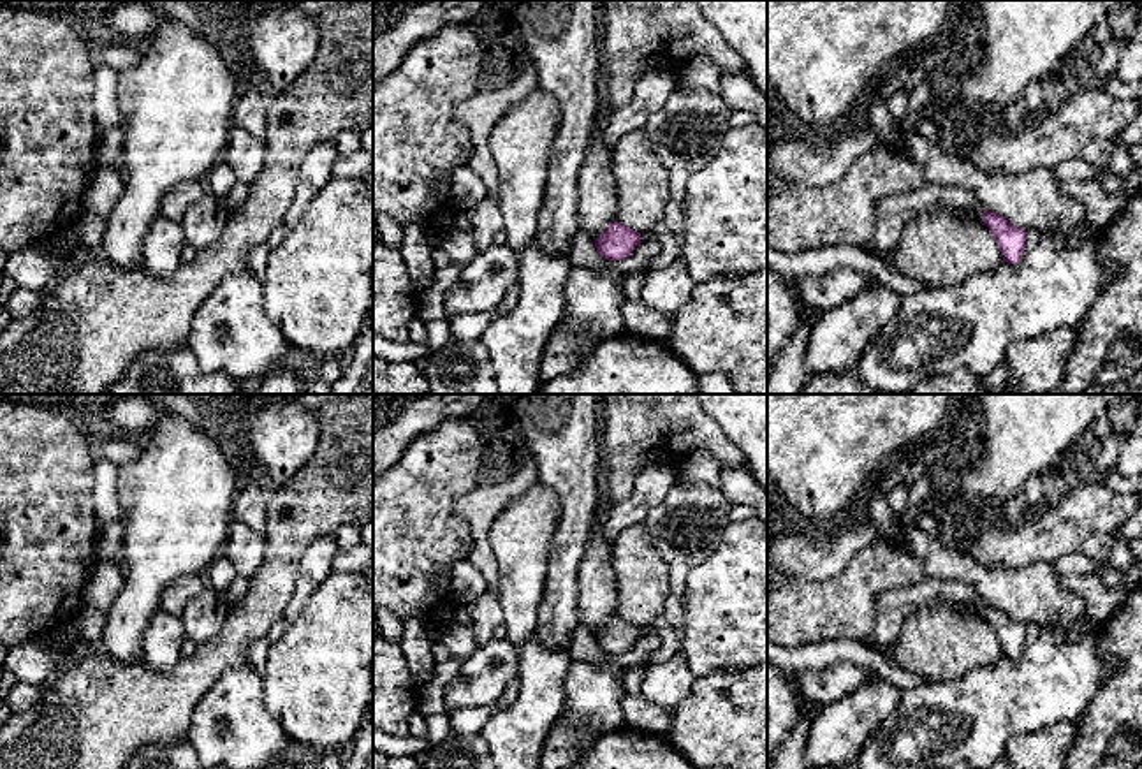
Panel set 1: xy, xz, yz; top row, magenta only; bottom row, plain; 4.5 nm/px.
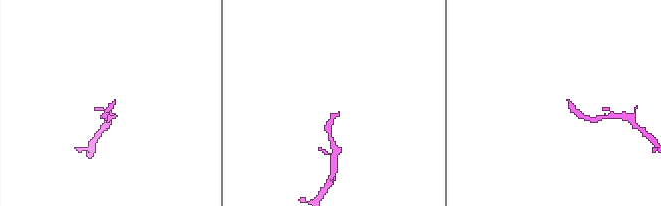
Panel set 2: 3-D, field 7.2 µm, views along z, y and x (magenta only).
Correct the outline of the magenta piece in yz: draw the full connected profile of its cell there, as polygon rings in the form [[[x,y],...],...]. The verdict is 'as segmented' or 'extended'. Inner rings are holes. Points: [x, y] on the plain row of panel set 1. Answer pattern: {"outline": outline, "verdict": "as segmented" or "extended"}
{"outline": [[[984,604],[984,618],[992,626],[1003,655],[1017,658],[1022,653],[1026,641],[1026,623],[1012,619],[1007,611]]], "verdict": "as segmented"}

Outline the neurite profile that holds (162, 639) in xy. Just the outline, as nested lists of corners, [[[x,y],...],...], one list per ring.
[[[157,611],[143,635],[143,660],[148,667],[167,672],[181,658],[185,626],[179,616]]]

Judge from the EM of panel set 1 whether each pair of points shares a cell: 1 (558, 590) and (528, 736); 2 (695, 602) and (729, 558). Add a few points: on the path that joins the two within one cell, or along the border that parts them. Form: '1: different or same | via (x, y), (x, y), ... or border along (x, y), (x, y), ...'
1: different | border along (534, 634), (548, 646), (567, 648)
2: same | via (706, 592), (729, 569)

